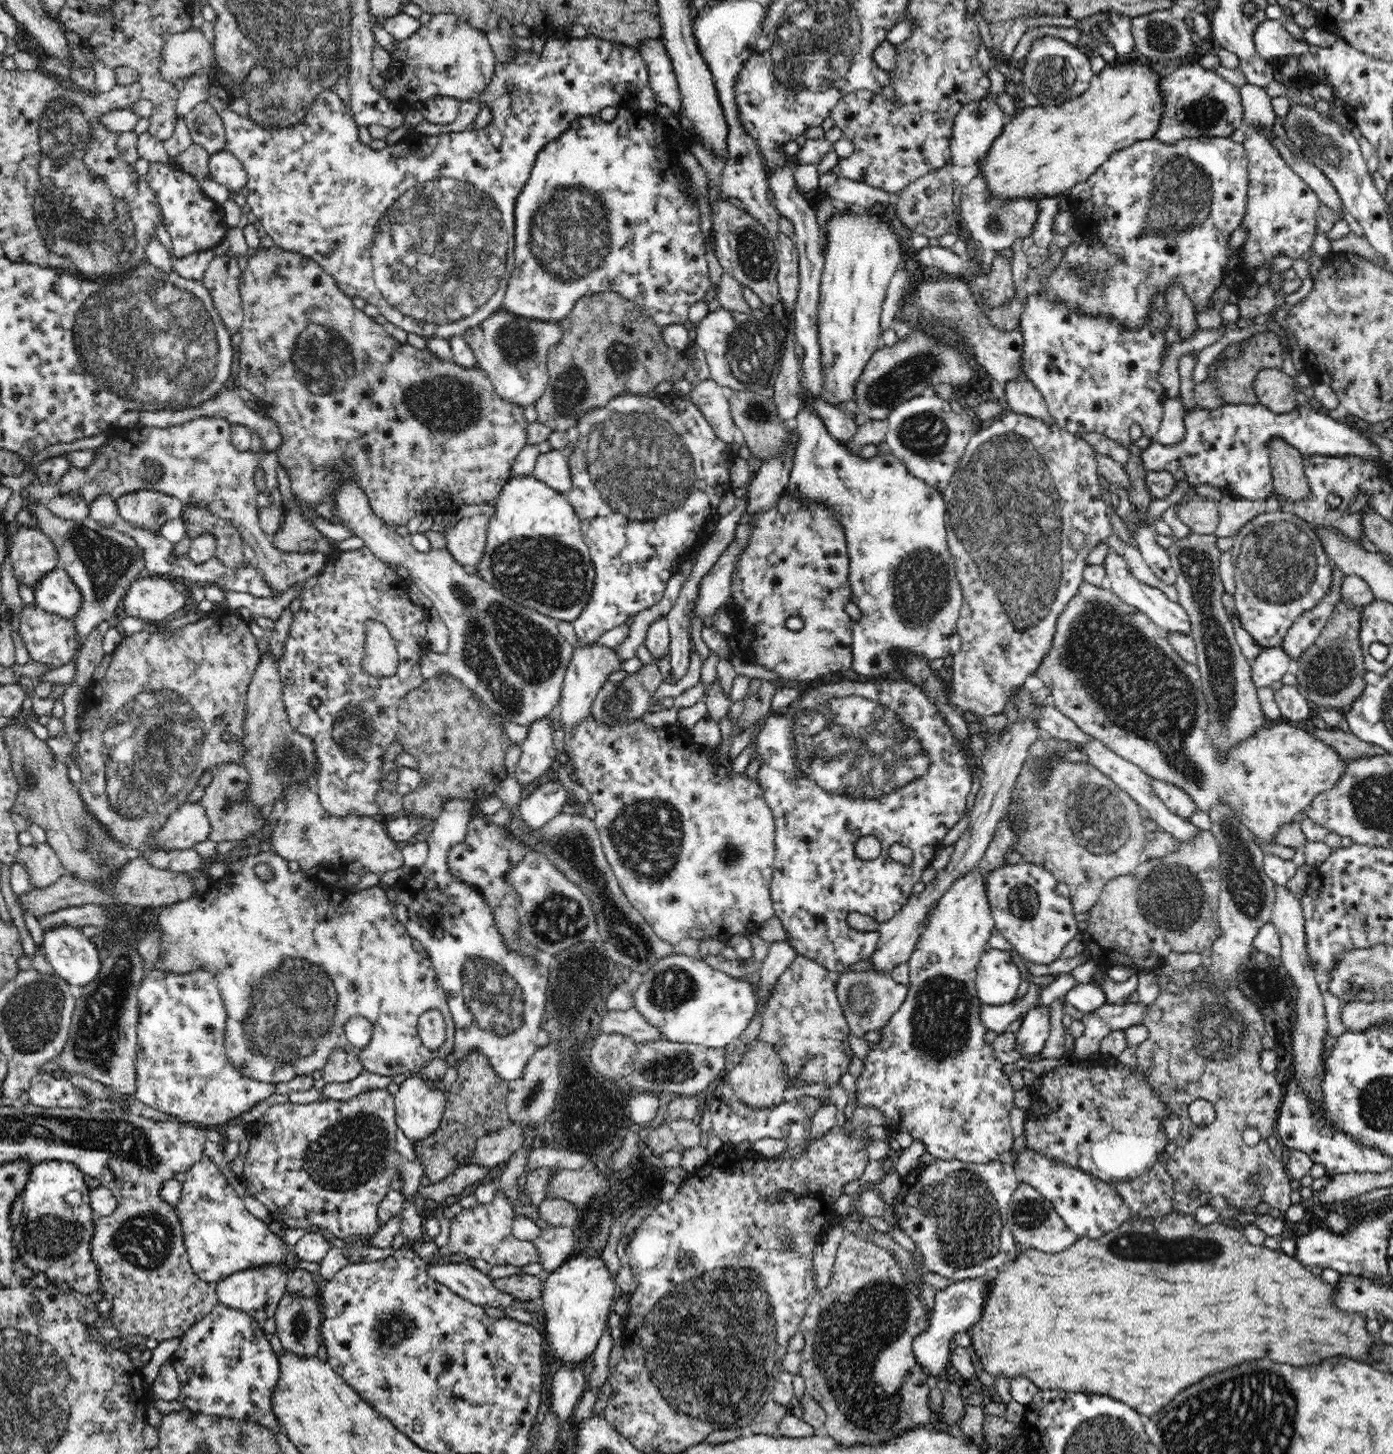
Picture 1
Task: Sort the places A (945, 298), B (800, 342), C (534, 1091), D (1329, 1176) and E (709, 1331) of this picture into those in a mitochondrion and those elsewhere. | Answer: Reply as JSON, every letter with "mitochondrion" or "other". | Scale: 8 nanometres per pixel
{"A":"mitochondrion","B":"other","C":"mitochondrion","D":"other","E":"mitochondrion"}

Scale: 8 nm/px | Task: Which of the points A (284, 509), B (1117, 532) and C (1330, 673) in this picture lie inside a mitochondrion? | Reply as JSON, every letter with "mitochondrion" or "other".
{"A":"other","B":"other","C":"mitochondrion"}

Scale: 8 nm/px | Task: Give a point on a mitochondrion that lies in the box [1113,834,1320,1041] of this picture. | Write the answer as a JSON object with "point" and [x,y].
{"point":[1166,897]}

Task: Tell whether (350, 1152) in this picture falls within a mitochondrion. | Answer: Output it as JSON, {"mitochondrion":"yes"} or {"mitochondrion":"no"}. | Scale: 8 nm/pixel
{"mitochondrion":"yes"}

